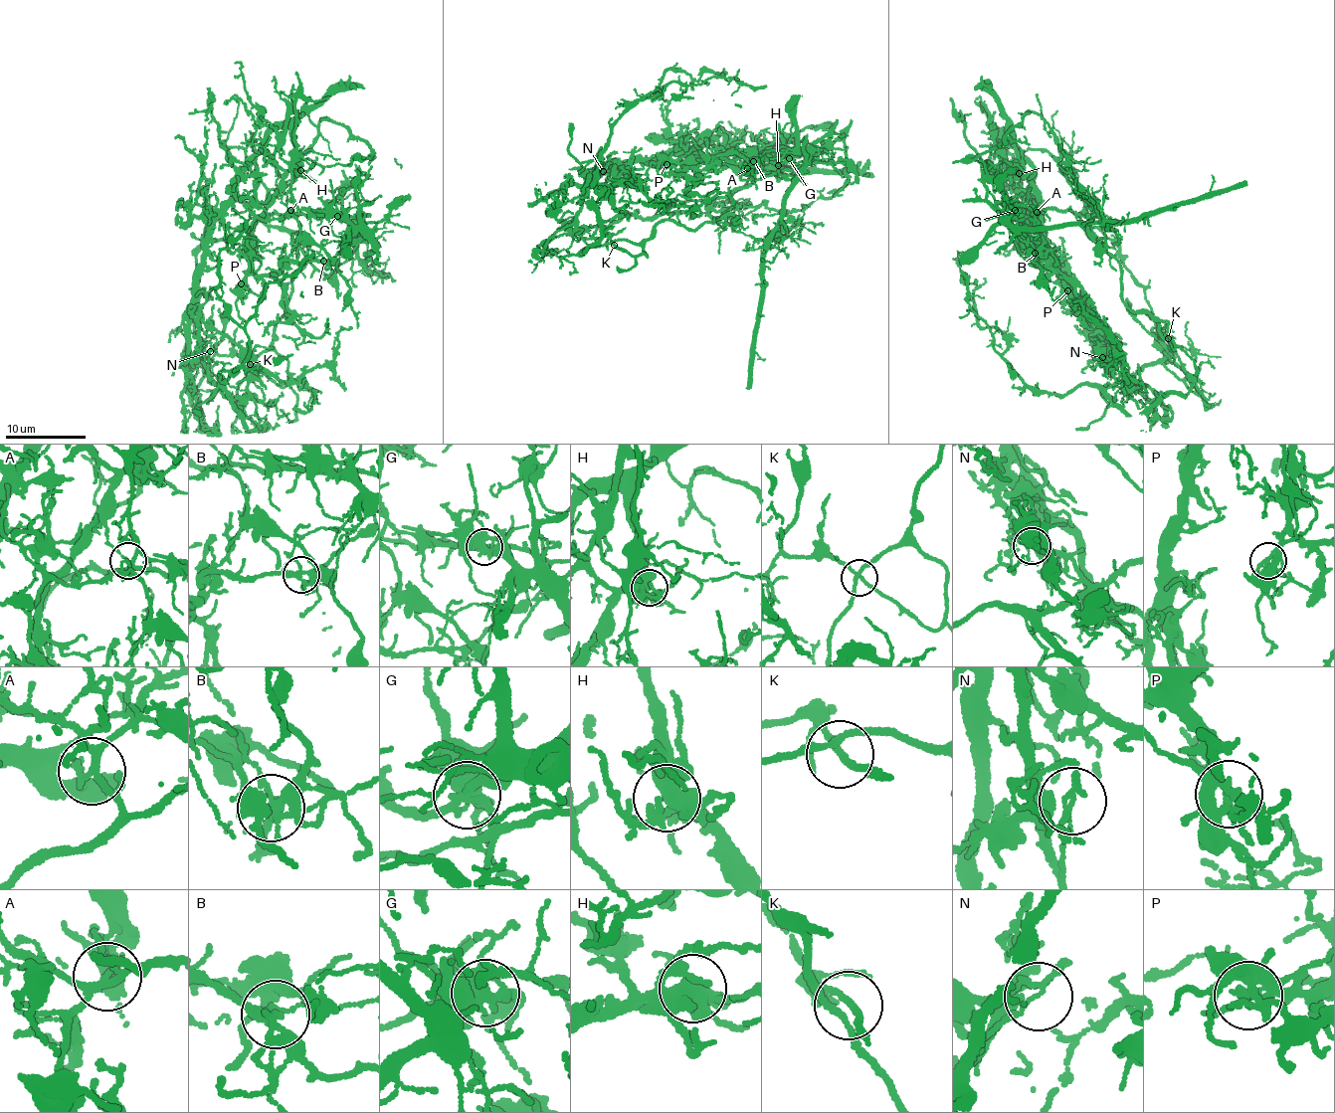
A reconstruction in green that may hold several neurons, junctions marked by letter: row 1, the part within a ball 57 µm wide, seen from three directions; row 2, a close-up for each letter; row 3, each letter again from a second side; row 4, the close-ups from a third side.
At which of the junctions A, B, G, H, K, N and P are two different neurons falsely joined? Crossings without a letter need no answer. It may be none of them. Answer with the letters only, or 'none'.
A, B, G, N, P

